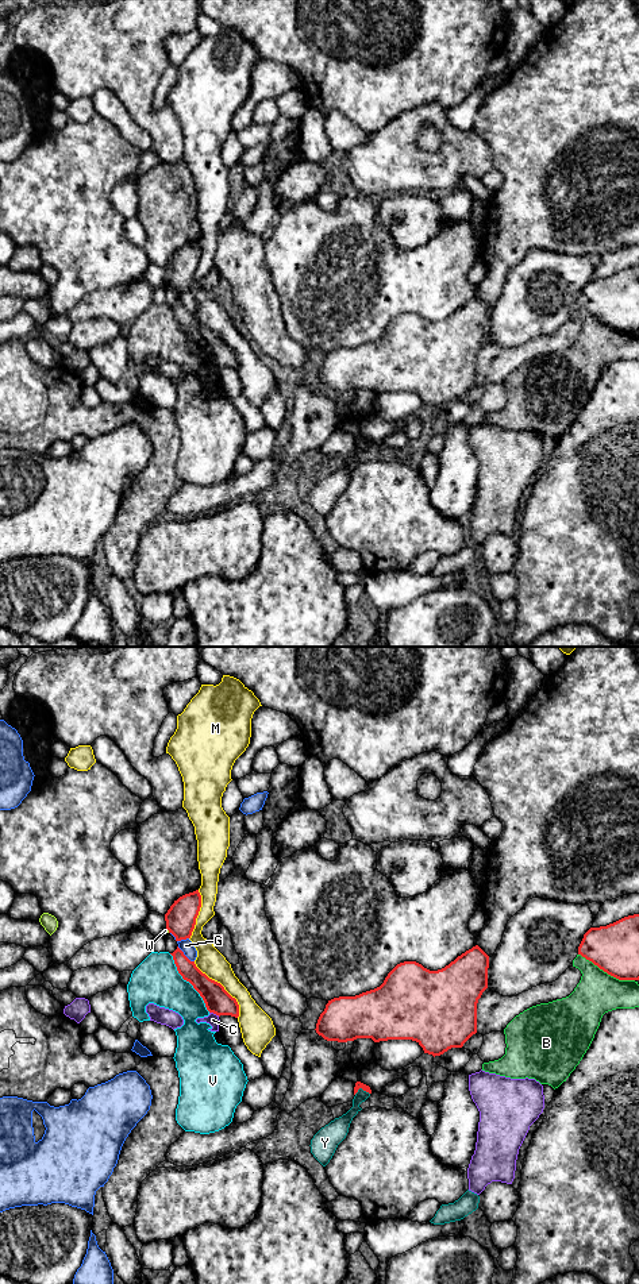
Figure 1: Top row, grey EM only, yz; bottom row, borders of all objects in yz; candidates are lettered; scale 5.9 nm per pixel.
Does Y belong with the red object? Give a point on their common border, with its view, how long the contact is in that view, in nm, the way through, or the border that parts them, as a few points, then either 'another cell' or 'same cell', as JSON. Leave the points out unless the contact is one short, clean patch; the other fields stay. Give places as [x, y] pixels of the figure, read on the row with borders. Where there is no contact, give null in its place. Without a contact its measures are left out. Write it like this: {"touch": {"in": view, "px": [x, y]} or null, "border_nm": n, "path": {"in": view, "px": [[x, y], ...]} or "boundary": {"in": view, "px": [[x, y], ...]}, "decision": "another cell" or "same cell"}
{"touch": {"in": "yz", "px": [362, 1088]}, "border_nm": 100, "boundary": {"in": "yz", "px": [[354, 1094], [360, 1088], [369, 1094]]}, "decision": "another cell"}

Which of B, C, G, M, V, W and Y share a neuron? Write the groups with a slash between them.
B / C / G W / M / V / Y

